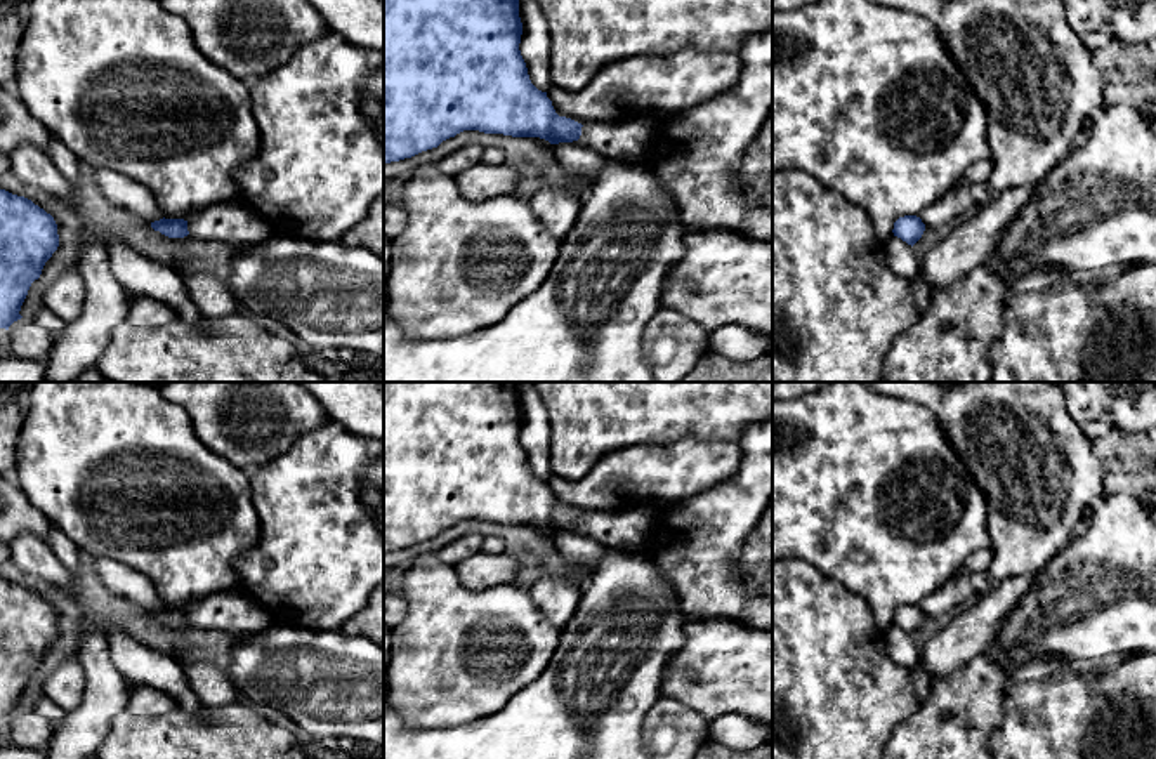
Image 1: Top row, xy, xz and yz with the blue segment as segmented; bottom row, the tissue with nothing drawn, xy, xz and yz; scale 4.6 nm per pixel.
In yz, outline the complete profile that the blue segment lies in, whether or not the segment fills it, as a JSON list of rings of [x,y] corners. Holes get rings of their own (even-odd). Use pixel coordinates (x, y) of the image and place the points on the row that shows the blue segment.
[[[904,215],[894,222],[894,236],[901,238],[908,245],[915,245],[925,231],[925,224],[916,215]]]

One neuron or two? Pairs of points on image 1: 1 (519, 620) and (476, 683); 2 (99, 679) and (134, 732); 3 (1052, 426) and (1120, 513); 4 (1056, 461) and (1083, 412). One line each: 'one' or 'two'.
1: one
2: two
3: two
4: two

